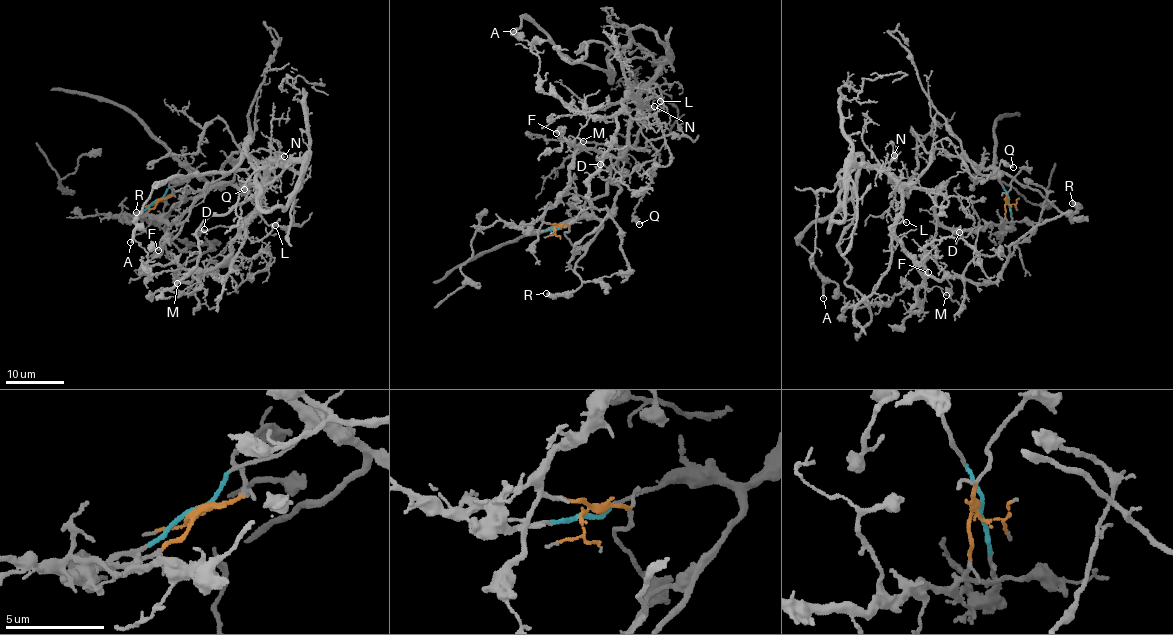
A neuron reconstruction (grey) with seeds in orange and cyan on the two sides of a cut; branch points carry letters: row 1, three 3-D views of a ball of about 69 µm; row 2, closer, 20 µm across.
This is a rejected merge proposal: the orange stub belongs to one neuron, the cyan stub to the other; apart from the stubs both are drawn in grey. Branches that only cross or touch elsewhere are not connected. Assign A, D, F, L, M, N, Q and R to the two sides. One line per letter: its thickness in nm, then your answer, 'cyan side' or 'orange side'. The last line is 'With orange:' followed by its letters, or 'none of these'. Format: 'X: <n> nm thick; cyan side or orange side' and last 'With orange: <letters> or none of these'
A: 240 nm thick; orange side
D: 180 nm thick; orange side
F: 140 nm thick; orange side
L: 130 nm thick; orange side
M: 150 nm thick; orange side
N: 130 nm thick; orange side
Q: 280 nm thick; orange side
R: 500 nm thick; cyan side
With orange: A, D, F, L, M, N, Q

